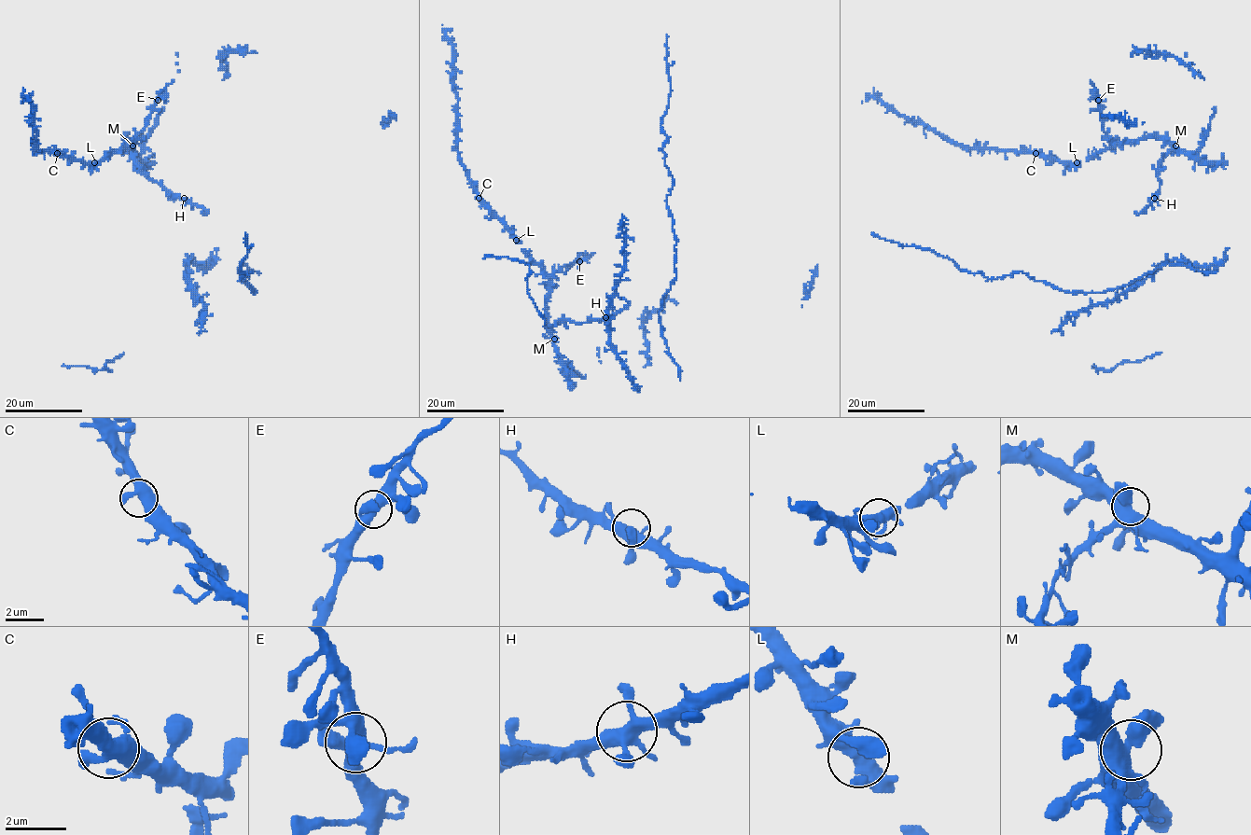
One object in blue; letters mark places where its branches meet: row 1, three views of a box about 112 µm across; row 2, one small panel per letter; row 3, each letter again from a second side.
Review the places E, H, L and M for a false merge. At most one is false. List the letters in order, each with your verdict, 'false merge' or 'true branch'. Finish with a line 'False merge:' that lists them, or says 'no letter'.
E: true branch
H: true branch
L: true branch
M: true branch
False merge: no letter

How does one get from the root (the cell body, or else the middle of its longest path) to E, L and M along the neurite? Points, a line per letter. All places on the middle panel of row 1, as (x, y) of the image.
E: (600, 318), (582, 323), (561, 320), (549, 333), (546, 302), (551, 276), (560, 268), (579, 261)
L: (600, 318), (582, 323), (561, 320), (554, 325), (551, 336), (546, 319), (548, 277), (516, 240)
M: (600, 318), (582, 323), (561, 320), (553, 327), (554, 339)

